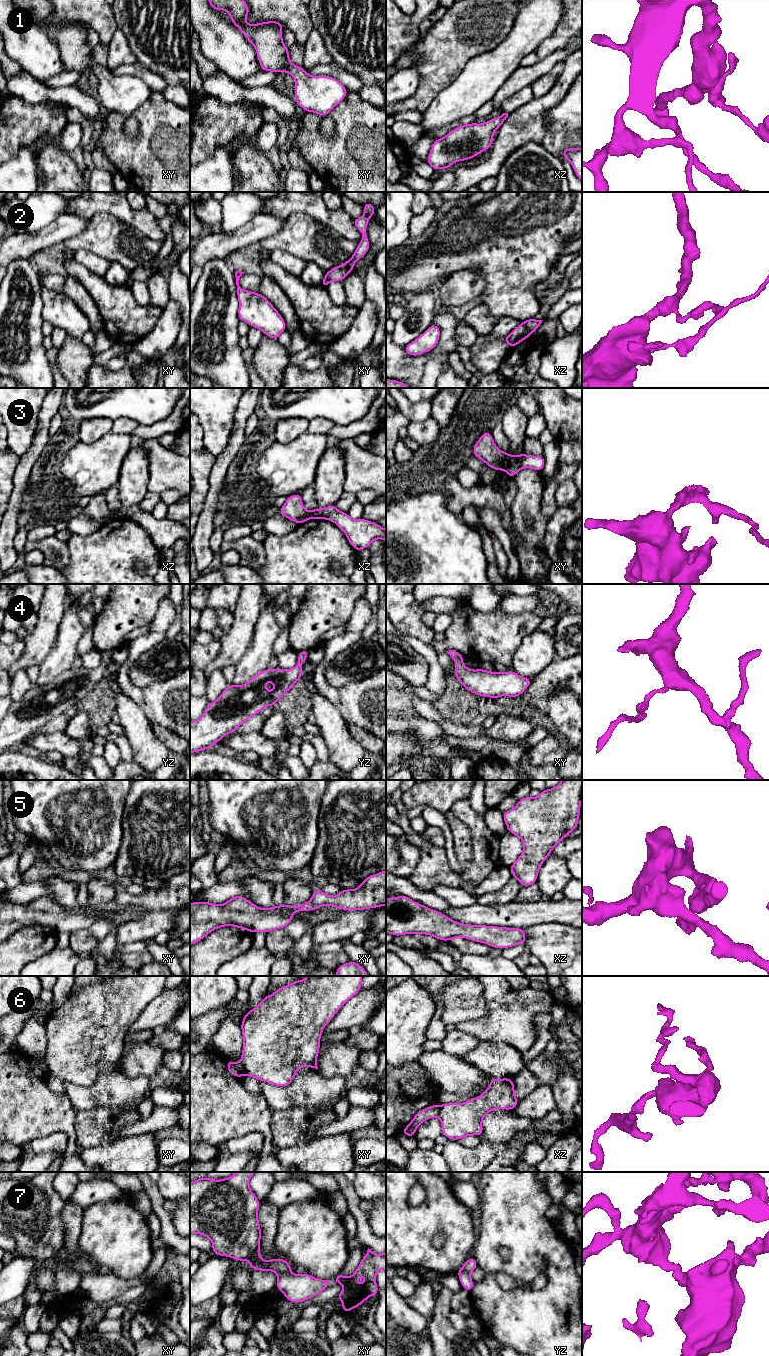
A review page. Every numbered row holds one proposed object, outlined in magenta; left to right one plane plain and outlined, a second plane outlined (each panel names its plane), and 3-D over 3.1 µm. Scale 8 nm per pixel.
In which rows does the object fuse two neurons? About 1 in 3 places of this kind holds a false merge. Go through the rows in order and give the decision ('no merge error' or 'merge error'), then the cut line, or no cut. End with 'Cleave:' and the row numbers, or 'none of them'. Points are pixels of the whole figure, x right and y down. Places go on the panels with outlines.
1: no merge error; cut none
2: merge error; cut xz (521, 322), (531, 333)
3: merge error; cut xy (507, 453), (501, 468)
4: no merge error; cut none
5: no merge error; cut none
6: merge error; cut xy (240, 1063), (244, 1074)
7: no merge error; cut none
Cleave: 2, 3, 6

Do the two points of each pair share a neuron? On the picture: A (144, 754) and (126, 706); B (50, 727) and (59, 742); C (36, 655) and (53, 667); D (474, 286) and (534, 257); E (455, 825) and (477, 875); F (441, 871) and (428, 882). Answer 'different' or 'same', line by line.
A: same
B: different
C: different
D: different
E: different
F: same

